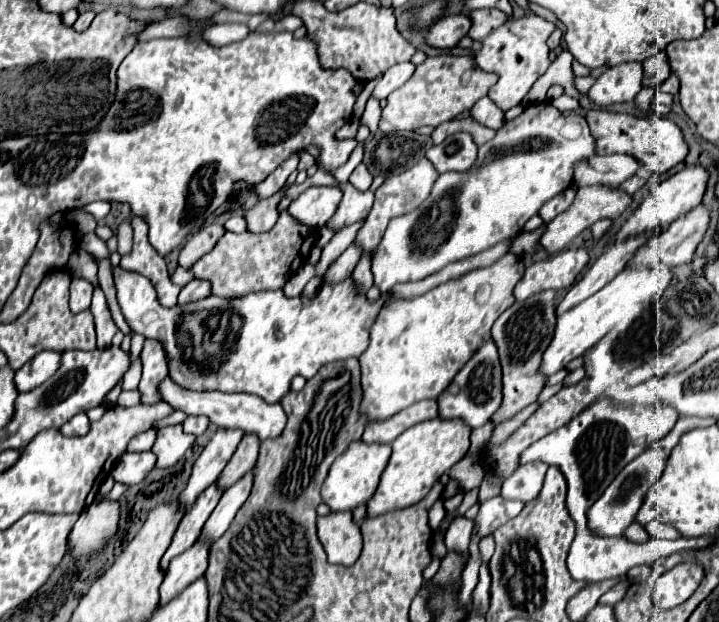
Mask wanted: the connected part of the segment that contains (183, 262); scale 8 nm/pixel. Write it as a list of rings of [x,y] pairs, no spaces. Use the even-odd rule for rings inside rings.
[[[209,224],[201,230],[197,230],[181,248],[179,252],[179,266],[183,268],[191,268],[201,256],[205,256],[207,252],[213,250],[213,246],[217,244],[217,240],[225,234],[225,228],[221,224]]]

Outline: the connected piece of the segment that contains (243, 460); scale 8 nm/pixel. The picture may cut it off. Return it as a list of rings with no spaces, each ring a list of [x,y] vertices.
[[[245,434],[243,440],[239,442],[233,458],[229,460],[229,464],[225,466],[225,470],[219,476],[219,486],[221,488],[229,488],[233,482],[237,482],[247,470],[251,470],[251,466],[255,466],[257,454],[259,454],[259,438],[255,434]]]

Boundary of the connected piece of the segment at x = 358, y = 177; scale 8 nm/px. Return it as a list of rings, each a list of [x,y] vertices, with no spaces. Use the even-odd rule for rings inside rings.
[[[359,164],[359,166],[355,168],[355,172],[351,174],[349,182],[351,182],[359,192],[365,192],[365,190],[369,190],[369,186],[371,186],[371,182],[373,182],[373,176],[367,172],[365,164]]]

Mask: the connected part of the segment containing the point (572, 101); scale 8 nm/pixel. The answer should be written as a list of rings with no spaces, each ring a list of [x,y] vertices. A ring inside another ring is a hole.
[[[563,94],[555,100],[552,100],[551,104],[553,104],[553,106],[555,106],[561,112],[570,111],[579,107],[578,99],[566,94]]]

